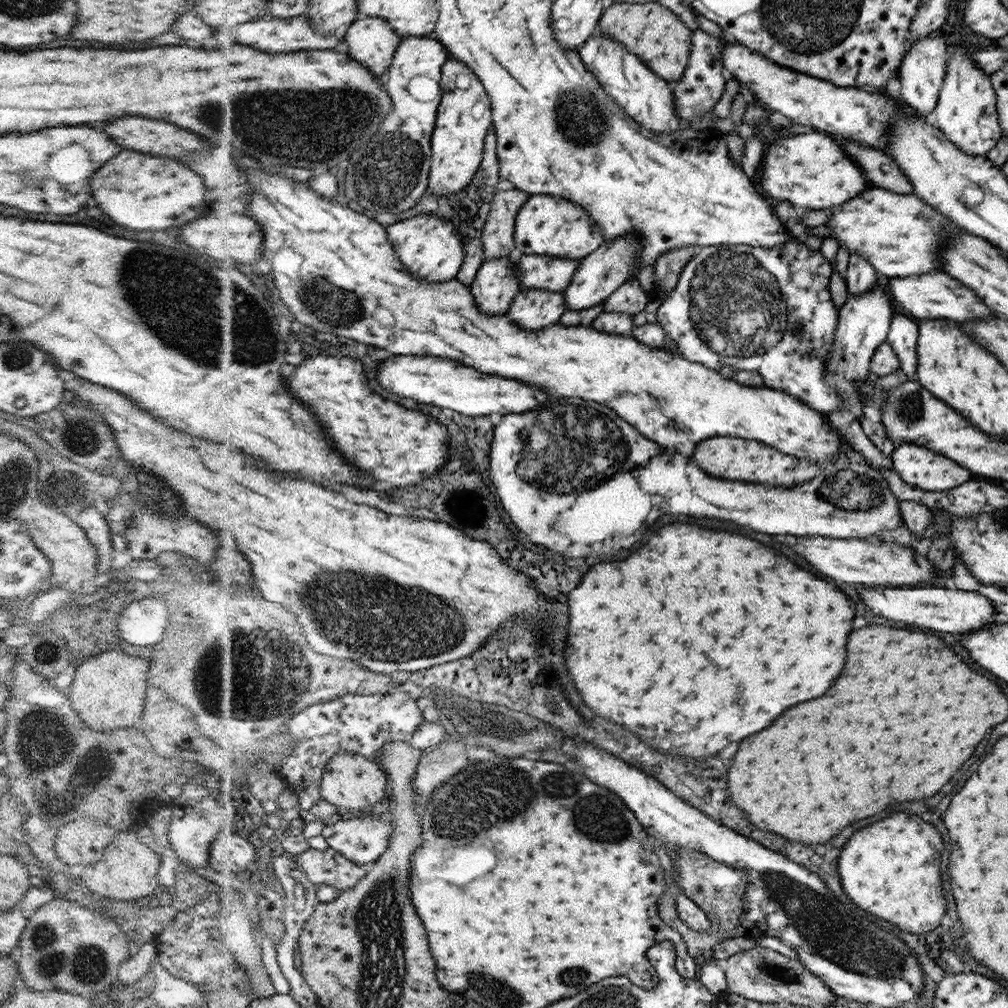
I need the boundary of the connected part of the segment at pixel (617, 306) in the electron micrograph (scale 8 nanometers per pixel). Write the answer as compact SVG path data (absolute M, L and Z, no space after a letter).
M638 279L627 280L621 288L603 302L603 312L624 312L634 317L648 304L648 294L640 287Z

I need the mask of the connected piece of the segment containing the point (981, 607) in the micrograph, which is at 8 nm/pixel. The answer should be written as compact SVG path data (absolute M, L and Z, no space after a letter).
M861 585L858 588L858 596L870 614L876 614L876 616L882 616L882 618L894 620L894 622L912 624L912 626L918 626L924 630L964 634L964 632L984 629L986 625L994 624L994 622L1007 621L998 615L997 607L994 606L992 599L978 594L978 592L958 590L948 586L924 588L921 586L880 585L872 587L871 585Z

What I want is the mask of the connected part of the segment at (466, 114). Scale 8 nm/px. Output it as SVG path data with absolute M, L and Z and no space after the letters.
M453 56L443 68L442 106L433 136L430 188L436 196L456 196L479 172L485 155L485 136L493 124L492 100L472 67Z

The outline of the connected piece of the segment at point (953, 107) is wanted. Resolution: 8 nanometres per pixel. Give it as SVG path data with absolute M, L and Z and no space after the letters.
M954 45L950 53L950 74L946 74L946 86L942 85L936 108L925 117L943 131L947 138L962 151L972 156L986 156L1000 141L999 114L996 114L996 91L990 74L986 74L974 62L972 53L964 45Z

